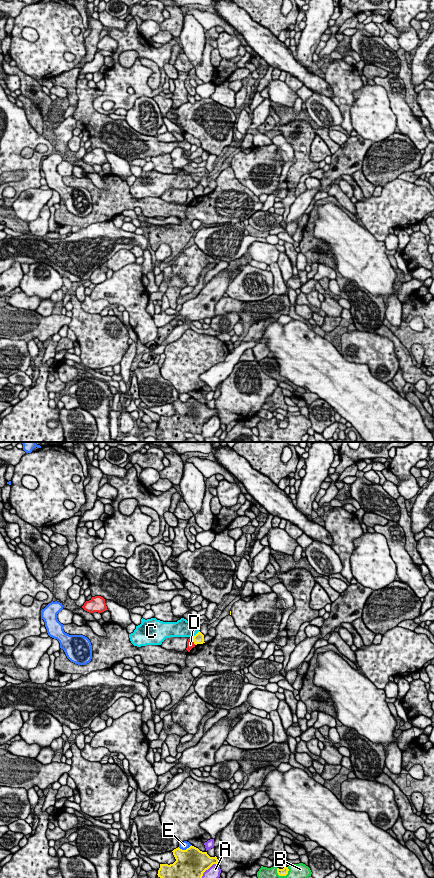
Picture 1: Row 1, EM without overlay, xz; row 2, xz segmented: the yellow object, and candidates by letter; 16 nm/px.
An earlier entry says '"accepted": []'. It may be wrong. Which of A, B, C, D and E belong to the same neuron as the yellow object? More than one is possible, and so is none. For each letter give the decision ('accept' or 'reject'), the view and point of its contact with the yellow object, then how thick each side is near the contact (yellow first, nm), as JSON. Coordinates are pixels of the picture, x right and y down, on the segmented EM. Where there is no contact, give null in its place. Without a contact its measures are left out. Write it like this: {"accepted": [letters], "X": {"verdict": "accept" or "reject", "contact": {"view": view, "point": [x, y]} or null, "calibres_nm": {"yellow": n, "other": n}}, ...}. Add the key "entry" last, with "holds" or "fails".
{"accepted": [], "A": {"verdict": "reject", "contact": {"view": "xz", "point": [208, 868]}, "calibres_nm": {"yellow": 440, "other": 200}}, "B": {"verdict": "reject", "contact": {"view": "xz", "point": [285, 875]}, "calibres_nm": {"yellow": 130, "other": 220}}, "C": {"verdict": "reject", "contact": {"view": "xz", "point": [196, 634]}, "calibres_nm": {"yellow": 160, "other": 280}}, "D": {"verdict": "reject", "contact": {"view": "xz", "point": [193, 641]}, "calibres_nm": {"yellow": 160, "other": 130}}, "E": {"verdict": "reject", "contact": {"view": "xz", "point": [184, 850]}, "calibres_nm": {"yellow": 480, "other": 130}}, "entry": "holds"}

